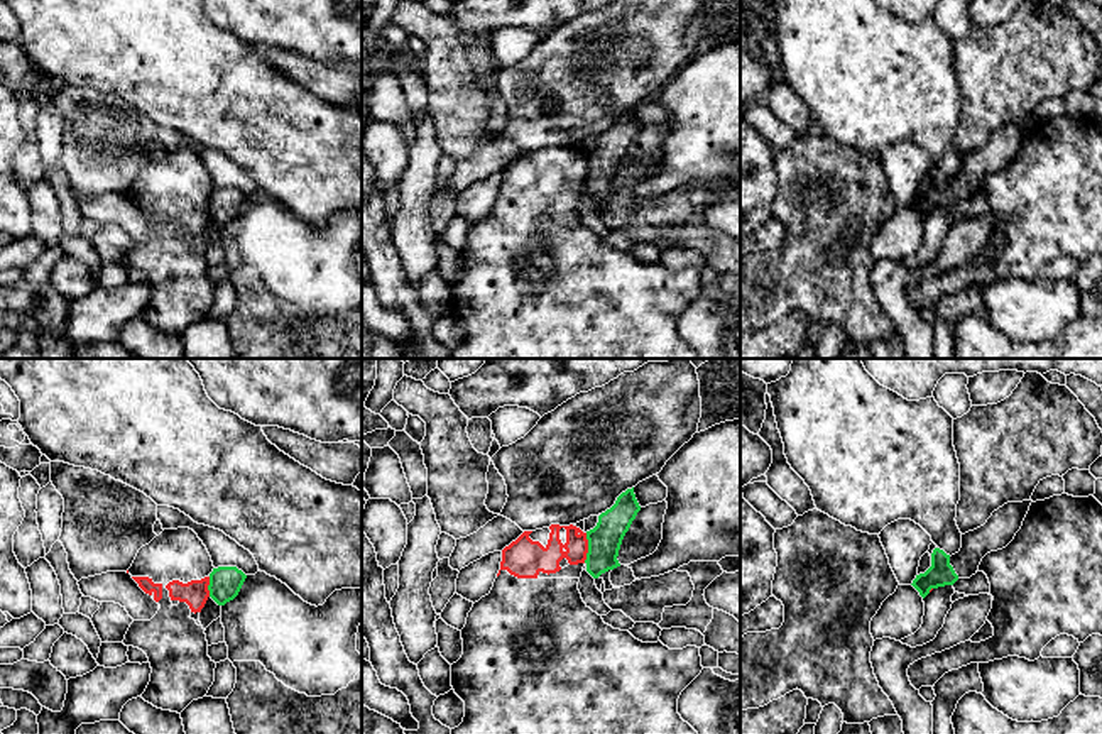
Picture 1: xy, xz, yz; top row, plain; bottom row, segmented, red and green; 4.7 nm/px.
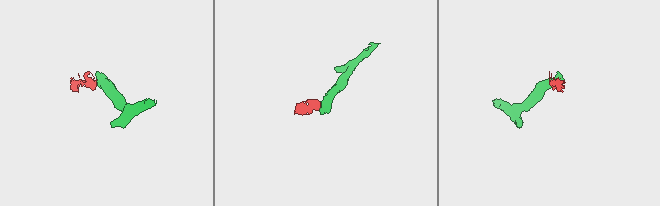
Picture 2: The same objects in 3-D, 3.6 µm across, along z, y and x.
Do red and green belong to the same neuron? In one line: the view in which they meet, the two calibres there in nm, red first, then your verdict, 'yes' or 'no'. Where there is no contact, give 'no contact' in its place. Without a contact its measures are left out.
xz | 130/160 nm | no

